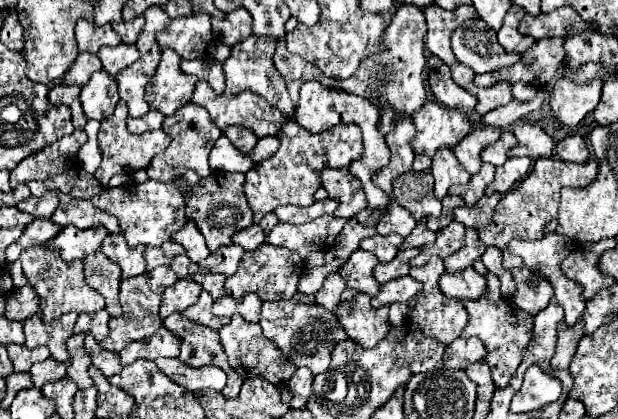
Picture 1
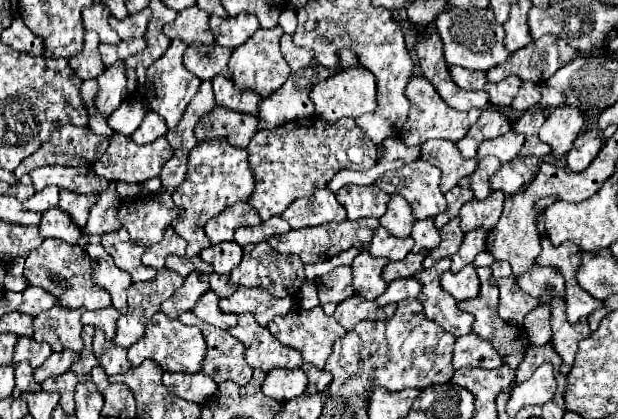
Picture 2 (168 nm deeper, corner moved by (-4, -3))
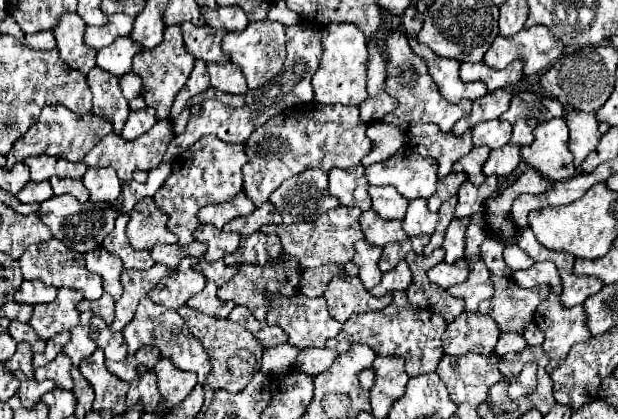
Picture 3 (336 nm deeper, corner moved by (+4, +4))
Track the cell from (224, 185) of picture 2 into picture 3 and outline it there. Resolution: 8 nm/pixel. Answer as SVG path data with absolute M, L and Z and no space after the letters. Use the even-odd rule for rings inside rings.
M212 135L196 141L176 159L172 175L156 191L154 203L168 215L168 229L178 237L178 245L184 247L194 241L192 233L200 227L200 221L196 217L200 207L228 203L242 191L242 167L246 163L248 155L244 153L244 145L224 143Z

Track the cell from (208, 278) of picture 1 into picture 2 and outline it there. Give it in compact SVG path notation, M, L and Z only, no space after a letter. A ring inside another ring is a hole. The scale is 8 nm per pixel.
M212 272L209 275L210 288L220 296L220 298L224 298L224 296L230 296L230 294L234 294L236 292L236 284L232 284L230 280L228 280L228 276L226 274L216 274L216 272Z

